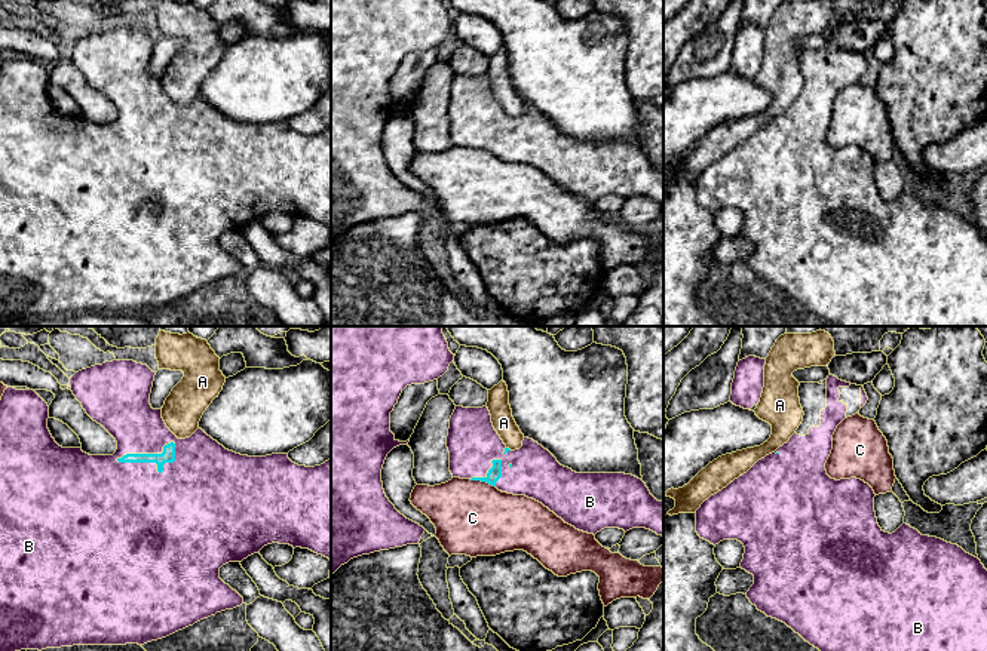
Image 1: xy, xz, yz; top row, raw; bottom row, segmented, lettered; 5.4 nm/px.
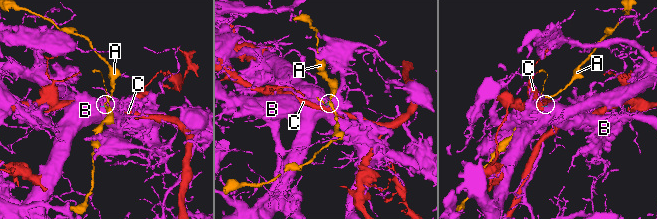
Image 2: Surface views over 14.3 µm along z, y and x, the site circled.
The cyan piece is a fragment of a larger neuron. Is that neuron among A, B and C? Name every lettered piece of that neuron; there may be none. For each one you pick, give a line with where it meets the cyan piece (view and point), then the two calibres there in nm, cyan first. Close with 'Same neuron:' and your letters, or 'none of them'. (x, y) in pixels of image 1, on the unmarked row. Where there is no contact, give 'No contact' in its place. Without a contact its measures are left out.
B: Touches cyan at xy (147, 122). Thickness 80 nm (cyan) against 380 nm
Same neuron: B

